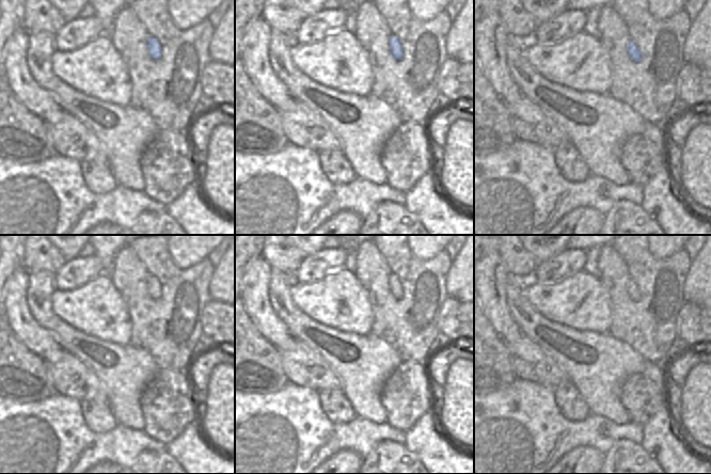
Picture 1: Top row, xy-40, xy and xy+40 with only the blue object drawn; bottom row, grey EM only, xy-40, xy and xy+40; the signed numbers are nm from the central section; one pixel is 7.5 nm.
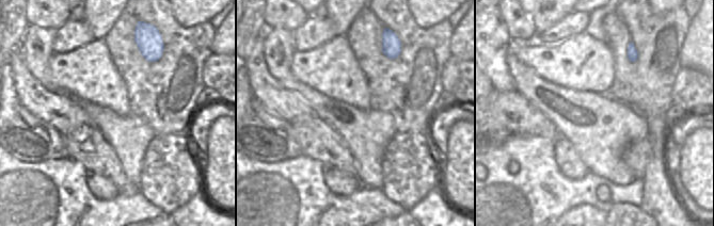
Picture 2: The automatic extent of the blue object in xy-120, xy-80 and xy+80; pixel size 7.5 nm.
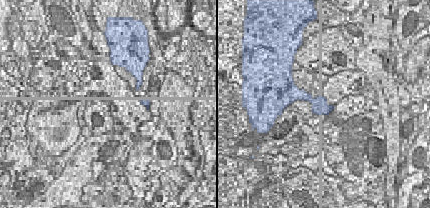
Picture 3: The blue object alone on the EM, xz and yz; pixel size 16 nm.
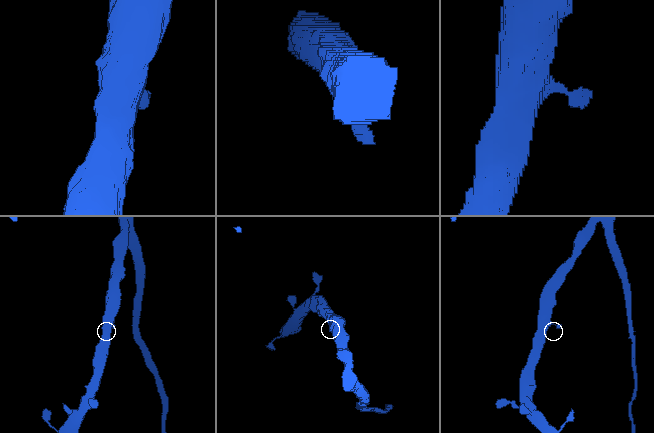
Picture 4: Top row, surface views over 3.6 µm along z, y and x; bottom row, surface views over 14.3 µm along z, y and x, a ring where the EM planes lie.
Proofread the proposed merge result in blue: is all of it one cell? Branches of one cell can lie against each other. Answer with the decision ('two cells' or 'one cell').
one cell

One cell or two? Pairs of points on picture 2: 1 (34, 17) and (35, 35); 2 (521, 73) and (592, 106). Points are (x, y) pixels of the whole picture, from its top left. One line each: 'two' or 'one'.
1: two
2: one

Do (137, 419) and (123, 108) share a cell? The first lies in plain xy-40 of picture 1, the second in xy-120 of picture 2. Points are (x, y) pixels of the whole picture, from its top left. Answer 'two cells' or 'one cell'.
two cells

